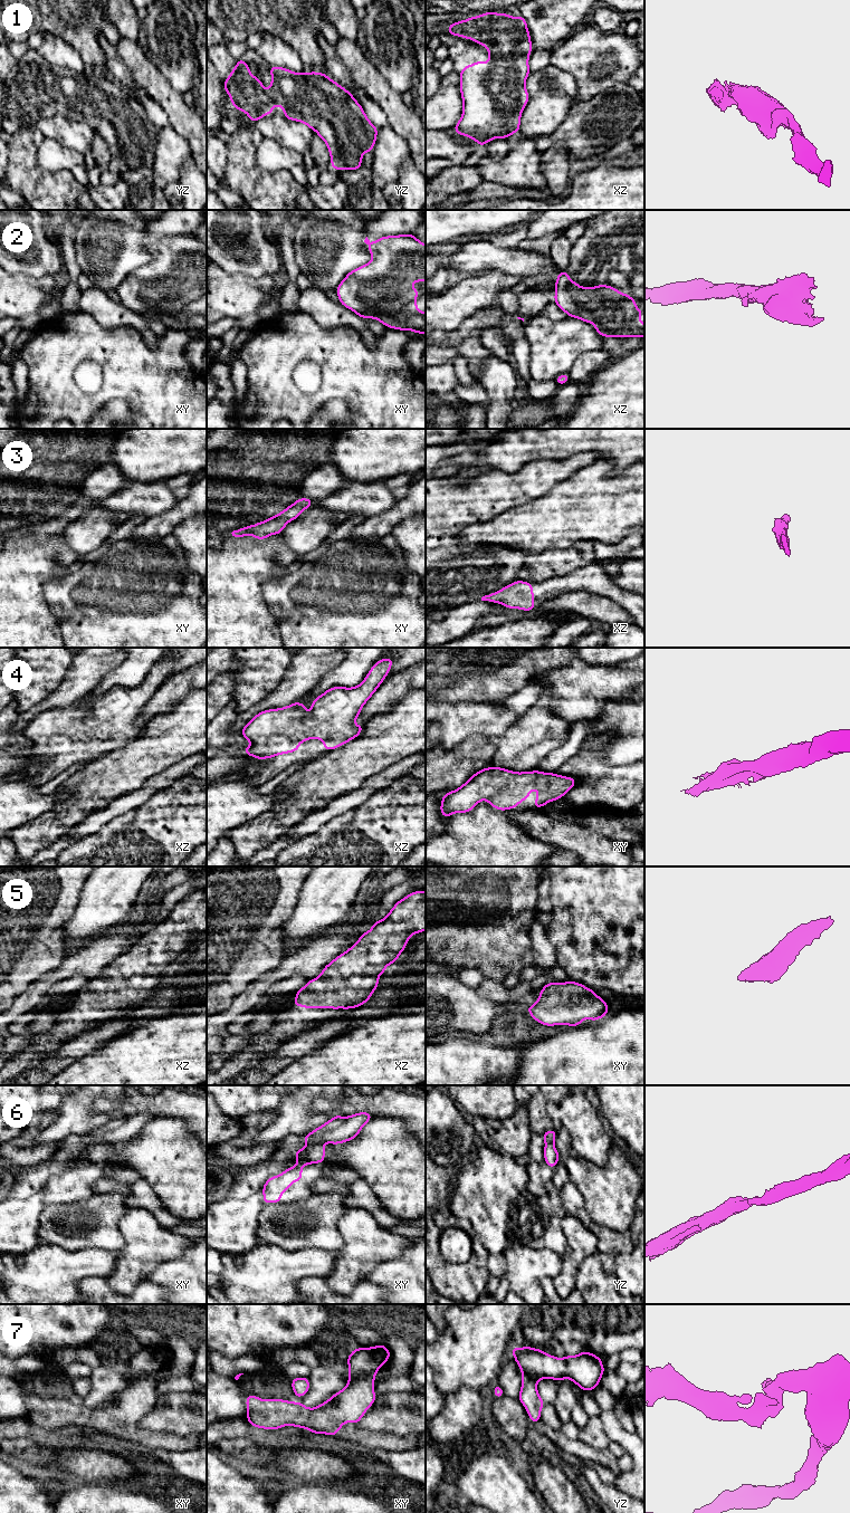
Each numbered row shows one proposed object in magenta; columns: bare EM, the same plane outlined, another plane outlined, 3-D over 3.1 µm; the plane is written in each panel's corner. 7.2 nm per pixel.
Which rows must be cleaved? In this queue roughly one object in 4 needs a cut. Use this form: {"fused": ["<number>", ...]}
{"fused": ["6", "7"]}

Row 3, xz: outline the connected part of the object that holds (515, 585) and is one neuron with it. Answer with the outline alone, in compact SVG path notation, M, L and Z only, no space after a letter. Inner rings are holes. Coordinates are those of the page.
M517 580L495 593L487 594L481 601L503 604L506 609L534 611L533 584Z

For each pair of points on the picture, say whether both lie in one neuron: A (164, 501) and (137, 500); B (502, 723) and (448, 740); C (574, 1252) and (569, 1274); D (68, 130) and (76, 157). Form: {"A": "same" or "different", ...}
{"A": "same", "B": "same", "C": "same", "D": "different"}

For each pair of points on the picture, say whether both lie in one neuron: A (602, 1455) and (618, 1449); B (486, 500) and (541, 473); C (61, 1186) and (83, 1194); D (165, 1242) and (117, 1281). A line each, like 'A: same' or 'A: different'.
A: different
B: same
C: same
D: same

